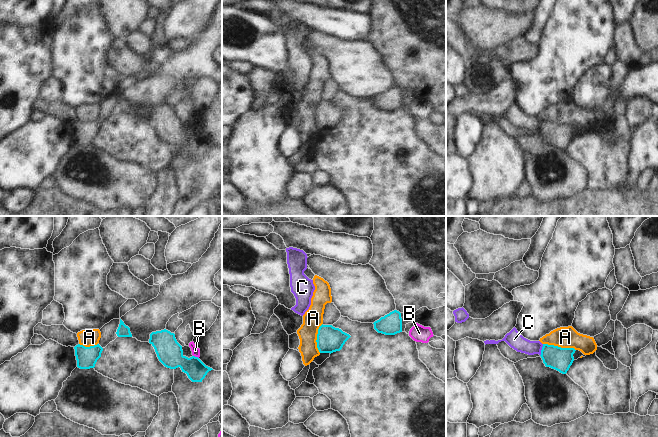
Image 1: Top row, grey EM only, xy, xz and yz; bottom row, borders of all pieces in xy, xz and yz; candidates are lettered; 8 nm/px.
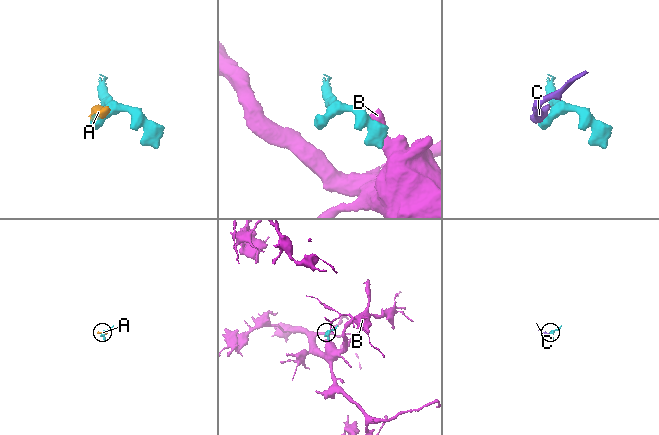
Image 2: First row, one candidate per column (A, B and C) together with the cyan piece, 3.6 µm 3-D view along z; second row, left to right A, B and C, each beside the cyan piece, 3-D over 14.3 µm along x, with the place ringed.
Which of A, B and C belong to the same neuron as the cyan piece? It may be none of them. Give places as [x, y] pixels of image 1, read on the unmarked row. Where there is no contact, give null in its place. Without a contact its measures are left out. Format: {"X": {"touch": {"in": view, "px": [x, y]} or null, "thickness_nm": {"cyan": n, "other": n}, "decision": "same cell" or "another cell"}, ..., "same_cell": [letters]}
{"A": {"touch": {"in": "yz", "px": [559, 123]}, "thickness_nm": {"cyan": 190, "other": 180}, "decision": "another cell"}, "B": {"touch": {"in": "xy", "px": [196, 133]}, "thickness_nm": {"cyan": 200, "other": 70}, "decision": "another cell"}, "C": {"touch": {"in": "yz", "px": [541, 126]}, "thickness_nm": {"cyan": 190, "other": 140}, "decision": "another cell"}, "same_cell": []}

